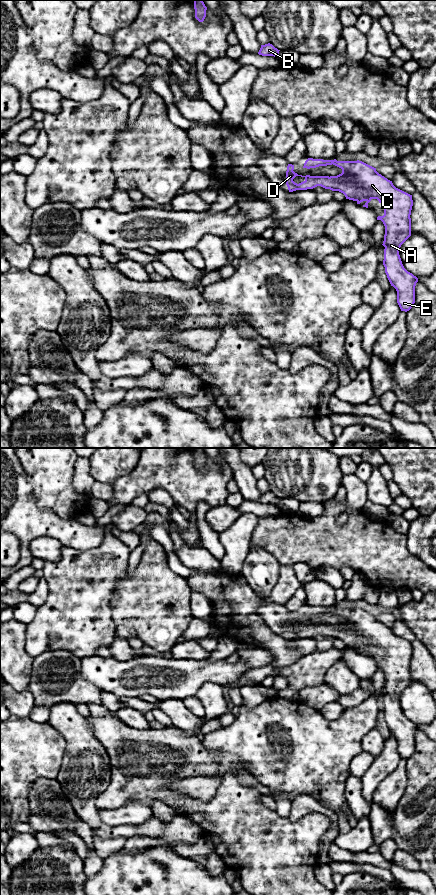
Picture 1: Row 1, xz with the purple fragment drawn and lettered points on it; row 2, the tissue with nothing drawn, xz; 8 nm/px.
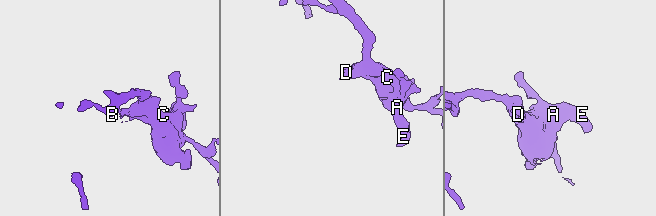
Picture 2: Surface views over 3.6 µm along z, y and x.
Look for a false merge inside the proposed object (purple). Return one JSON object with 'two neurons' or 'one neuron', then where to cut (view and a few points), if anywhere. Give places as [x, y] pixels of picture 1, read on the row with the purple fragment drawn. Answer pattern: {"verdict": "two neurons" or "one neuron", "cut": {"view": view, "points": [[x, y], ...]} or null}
{"verdict": "one neuron", "cut": null}

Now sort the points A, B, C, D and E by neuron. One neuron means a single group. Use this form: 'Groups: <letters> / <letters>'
Groups: A B C D E

